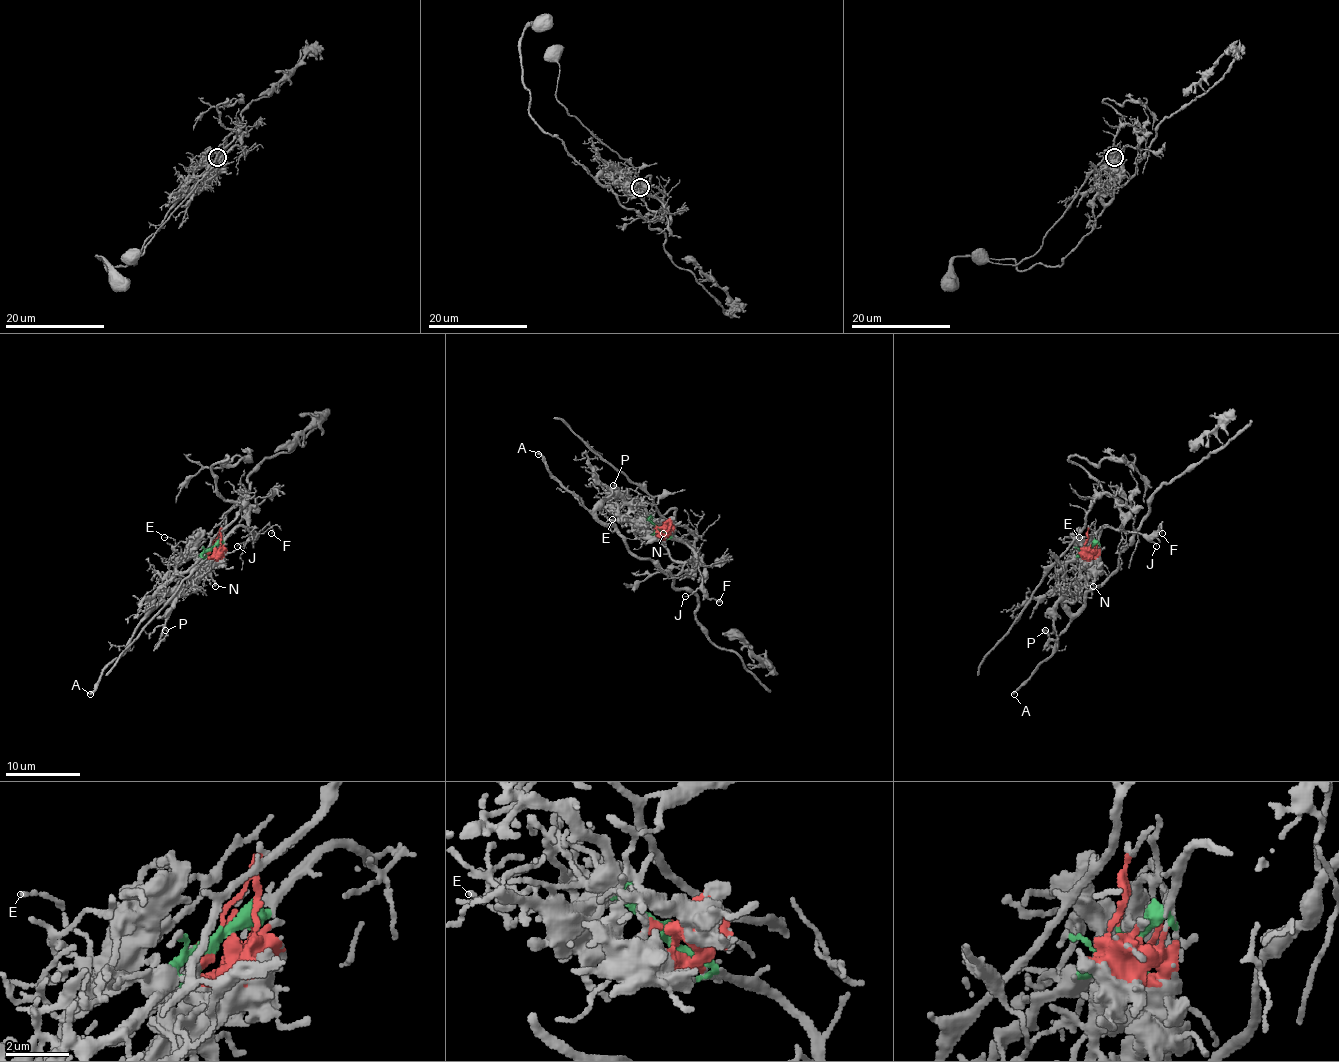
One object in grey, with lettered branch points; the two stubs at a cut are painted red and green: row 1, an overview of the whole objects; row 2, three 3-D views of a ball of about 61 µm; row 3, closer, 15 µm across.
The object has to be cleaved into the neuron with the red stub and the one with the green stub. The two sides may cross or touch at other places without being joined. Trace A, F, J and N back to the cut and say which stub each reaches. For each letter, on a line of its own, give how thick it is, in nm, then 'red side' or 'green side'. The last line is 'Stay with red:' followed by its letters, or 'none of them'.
A: 240 nm thick; red side
F: 110 nm thick; green side
J: 100 nm thick; green side
N: 200 nm thick; red side
Stay with red: A, N

